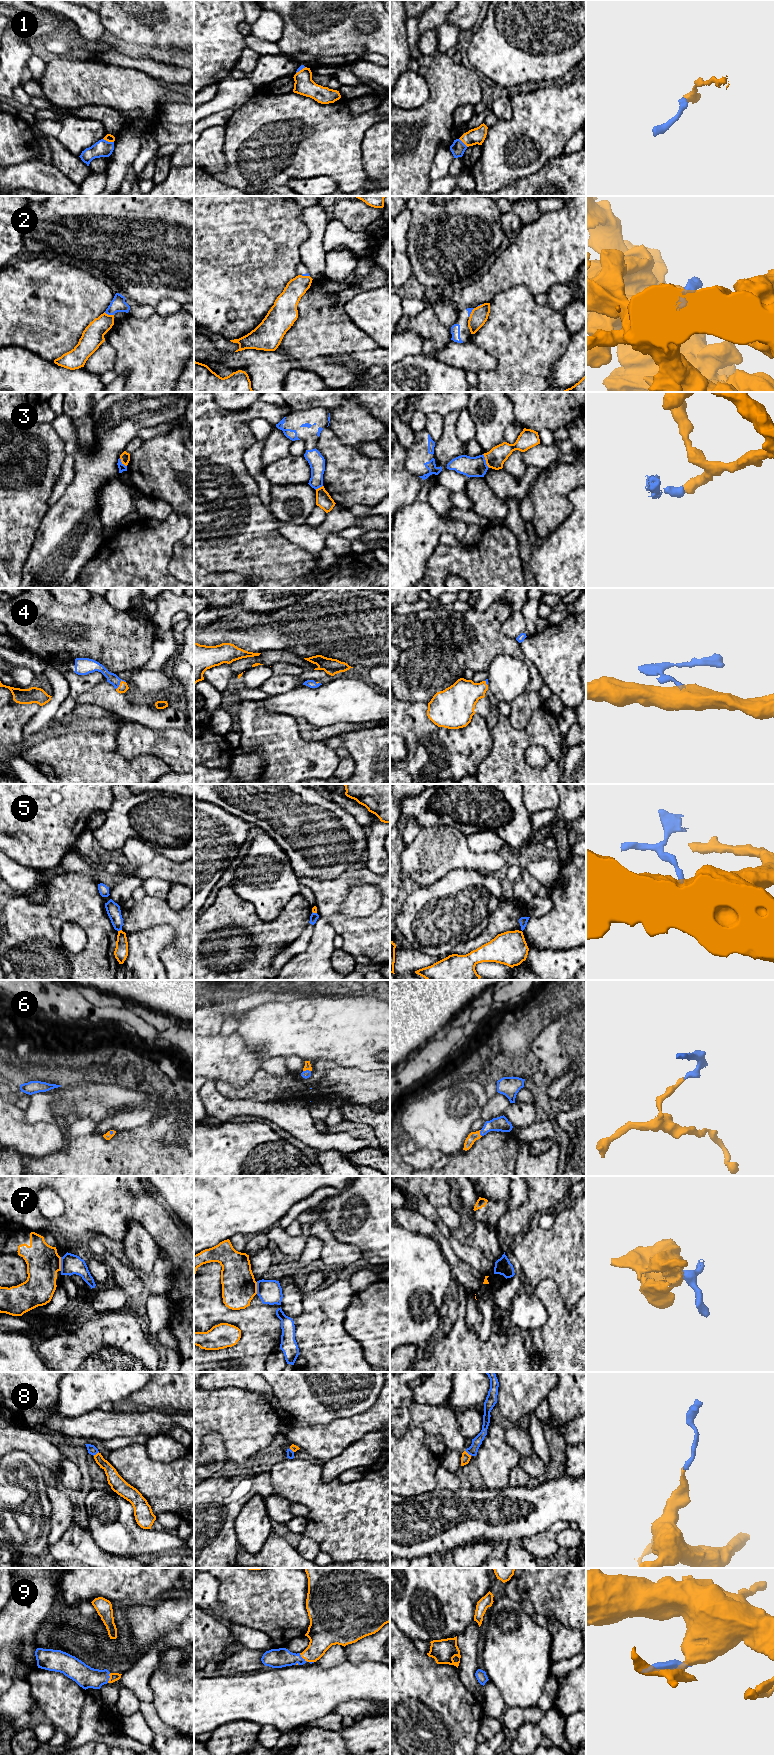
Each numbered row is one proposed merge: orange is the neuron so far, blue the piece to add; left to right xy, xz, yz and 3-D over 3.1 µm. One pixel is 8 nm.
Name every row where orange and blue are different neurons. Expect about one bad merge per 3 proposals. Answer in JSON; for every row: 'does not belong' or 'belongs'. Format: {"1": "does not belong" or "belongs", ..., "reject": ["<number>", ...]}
{"1": "belongs", "2": "does not belong", "3": "does not belong", "4": "belongs", "5": "does not belong", "6": "belongs", "7": "does not belong", "8": "belongs", "9": "belongs", "reject": ["2", "3", "5", "7"]}

